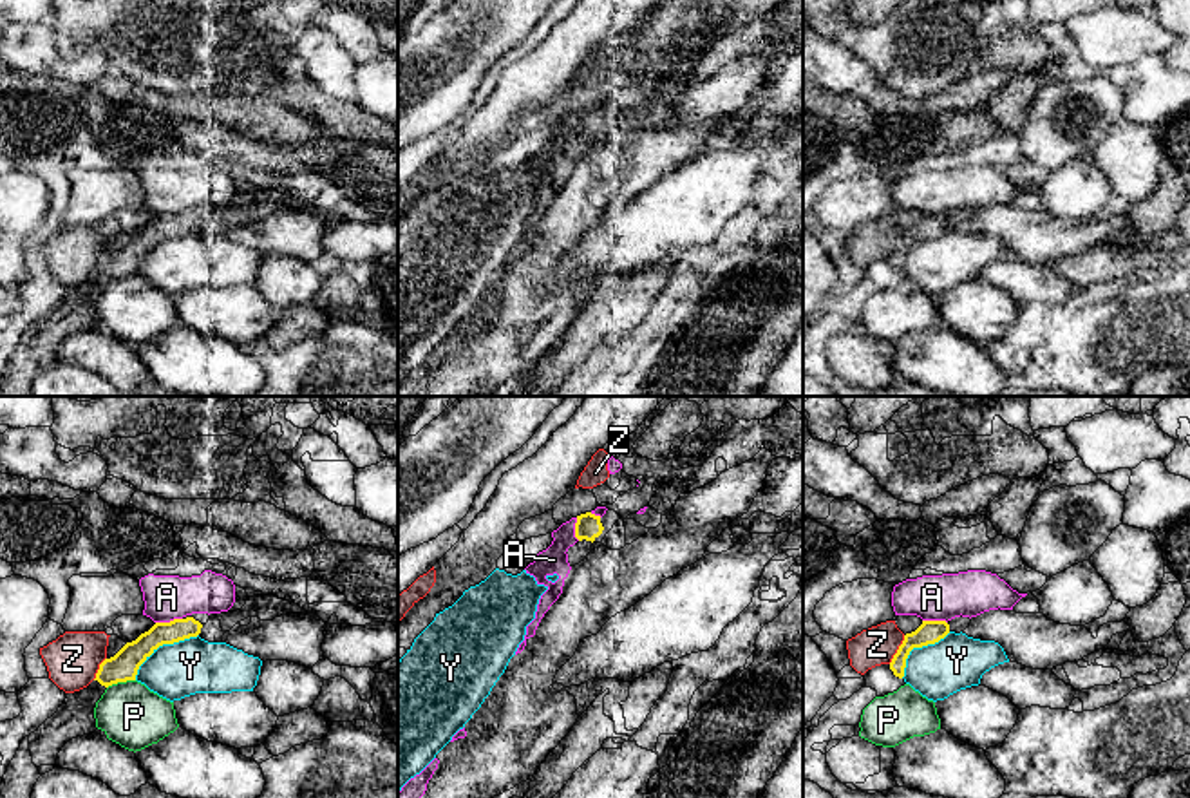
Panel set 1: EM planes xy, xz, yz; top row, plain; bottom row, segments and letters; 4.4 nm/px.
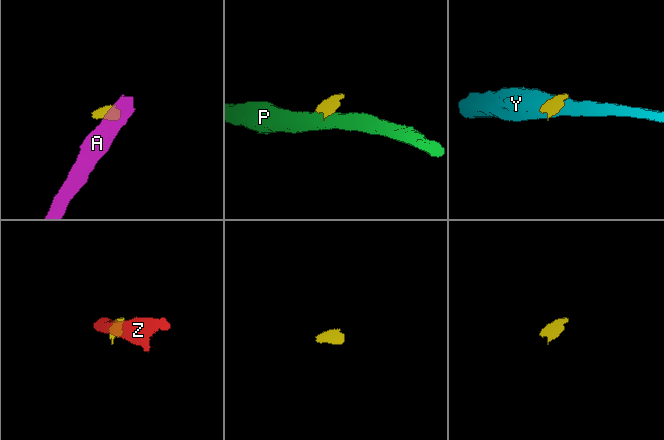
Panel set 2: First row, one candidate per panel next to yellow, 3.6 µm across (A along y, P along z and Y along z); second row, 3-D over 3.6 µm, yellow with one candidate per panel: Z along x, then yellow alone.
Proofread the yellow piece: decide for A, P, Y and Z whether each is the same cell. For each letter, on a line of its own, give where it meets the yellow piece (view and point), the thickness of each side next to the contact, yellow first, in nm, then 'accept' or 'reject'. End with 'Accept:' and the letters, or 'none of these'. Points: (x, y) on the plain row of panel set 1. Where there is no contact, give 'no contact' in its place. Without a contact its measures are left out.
A: meets yellow in xy at (170, 216); 120 nm thick on the yellow side, 200 nm on the other; reject
P: meets yellow in xy at (120, 275); 130 nm thick on the yellow side, 280 nm on the other; reject
Y: meets yellow in xy at (161, 239); 130 nm thick on the yellow side, 240 nm on the other; reject
Z: meets yellow in yz at (897, 245); 110 nm thick on the yellow side, 170 nm on the other; reject
Accept: none of these

